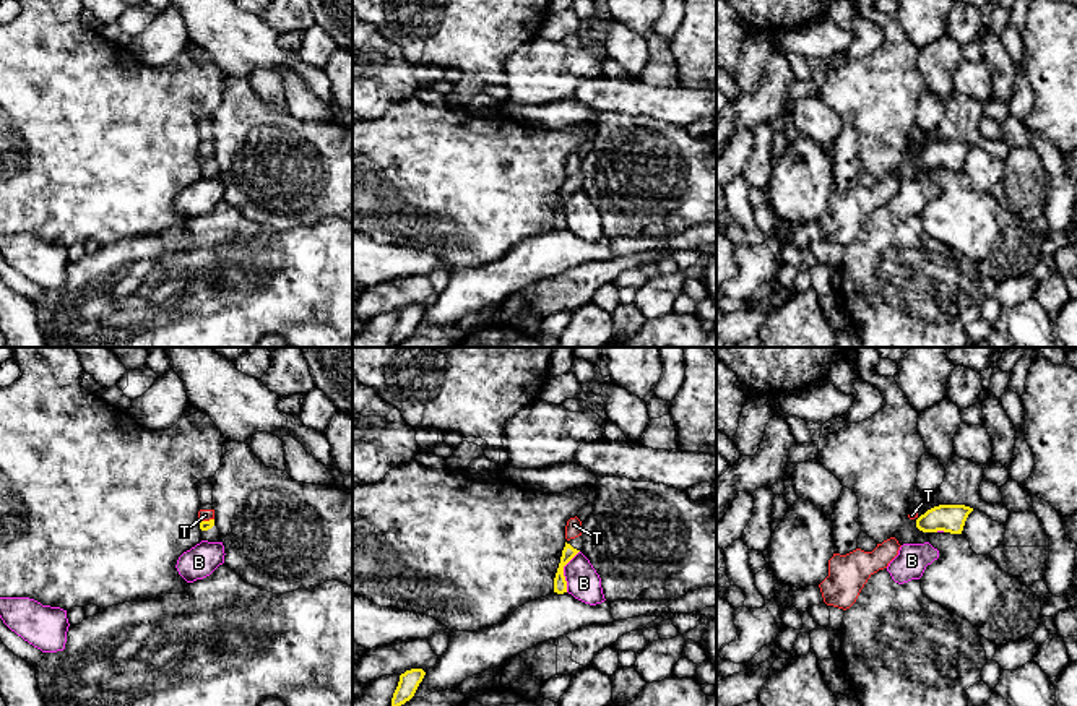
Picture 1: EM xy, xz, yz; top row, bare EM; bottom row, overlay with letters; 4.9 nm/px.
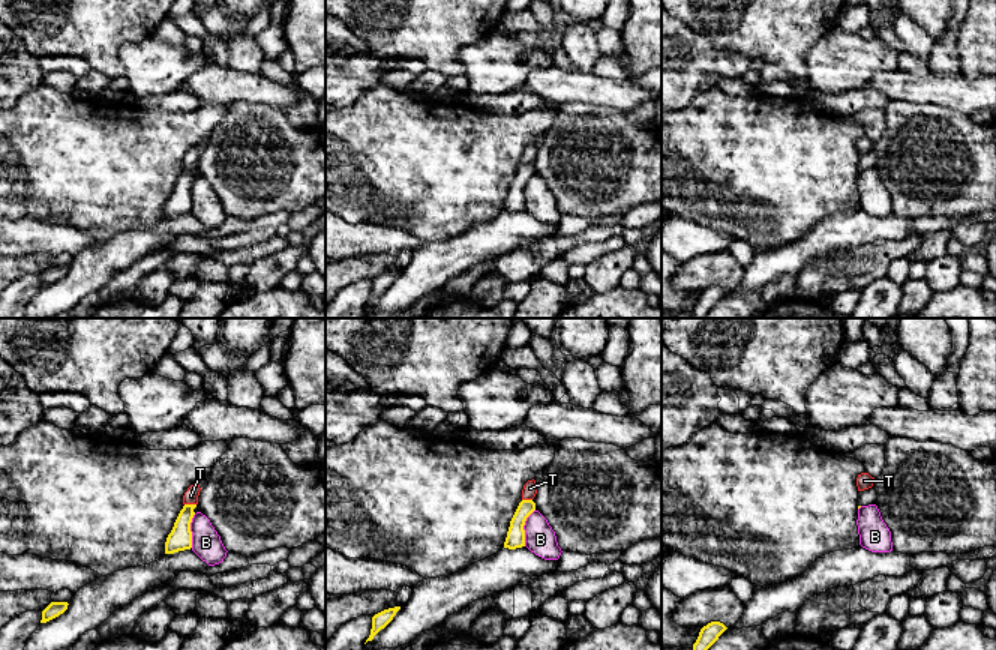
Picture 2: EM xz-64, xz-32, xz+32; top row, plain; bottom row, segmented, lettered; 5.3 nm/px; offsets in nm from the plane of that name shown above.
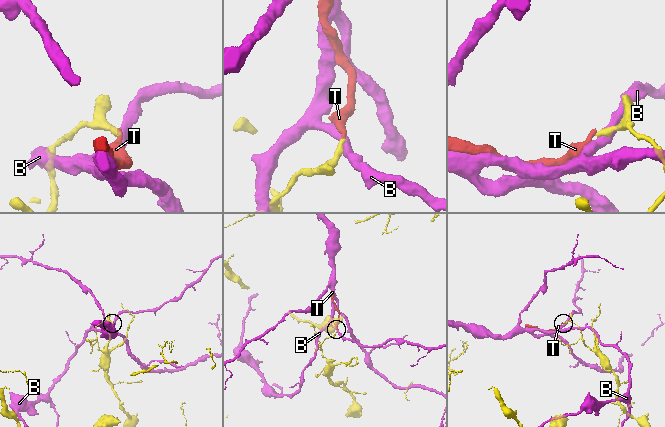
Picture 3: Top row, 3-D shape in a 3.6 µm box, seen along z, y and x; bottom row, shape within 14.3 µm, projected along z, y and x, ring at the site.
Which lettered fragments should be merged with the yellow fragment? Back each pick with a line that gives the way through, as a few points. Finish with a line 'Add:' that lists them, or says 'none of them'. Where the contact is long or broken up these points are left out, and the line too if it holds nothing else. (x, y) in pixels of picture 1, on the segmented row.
Add: none of them

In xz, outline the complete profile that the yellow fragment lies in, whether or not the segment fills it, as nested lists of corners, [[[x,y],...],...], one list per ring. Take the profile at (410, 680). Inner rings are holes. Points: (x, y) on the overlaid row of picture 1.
[[[411,669],[400,675],[398,687],[391,698],[391,706],[401,706],[409,701],[419,683],[422,682],[426,672],[422,669]]]

